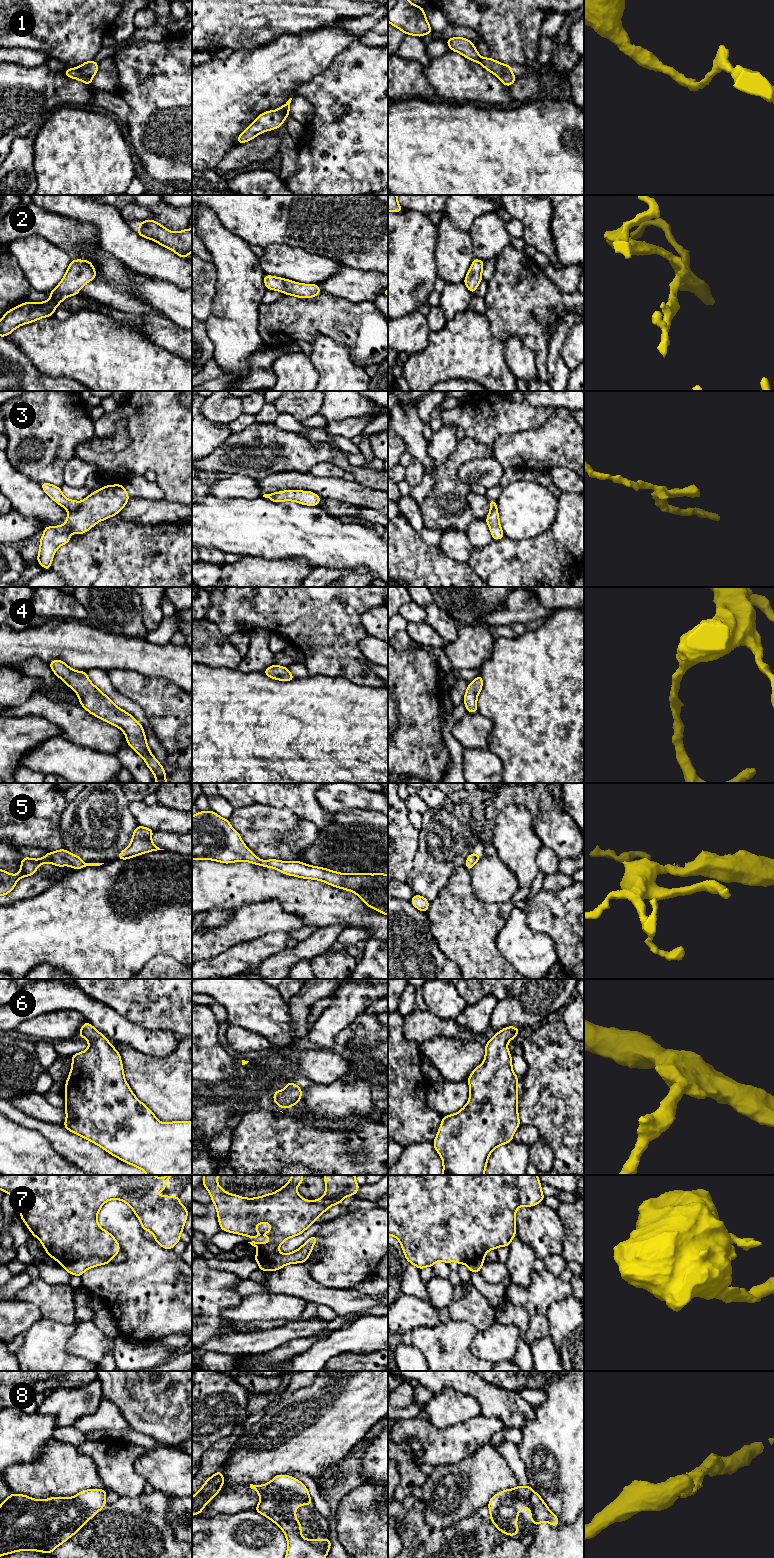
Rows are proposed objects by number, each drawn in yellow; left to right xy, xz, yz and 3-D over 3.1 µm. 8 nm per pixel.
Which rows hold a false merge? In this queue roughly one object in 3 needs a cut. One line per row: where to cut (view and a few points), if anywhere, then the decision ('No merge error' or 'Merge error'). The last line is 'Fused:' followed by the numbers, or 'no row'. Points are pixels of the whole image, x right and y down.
1: Split along xy (78, 67), (84, 75), (91, 78). Merge error
2: No split. No merge error
3: Split along xy (81, 503), (75, 509), (68, 511). Merge error
4: No split. No merge error
5: No split. No merge error
6: No split. No merge error
7: Split along xy (110, 1258), (89, 1257), (68, 1260), (61, 1264). Merge error
8: No split. No merge error
Fused: 1, 3, 7

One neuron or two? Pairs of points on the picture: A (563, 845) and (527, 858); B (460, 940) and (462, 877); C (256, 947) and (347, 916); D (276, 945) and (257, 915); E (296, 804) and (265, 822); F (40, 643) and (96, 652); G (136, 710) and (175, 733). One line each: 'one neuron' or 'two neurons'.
A: two neurons
B: one neuron
C: two neurons
D: two neurons
E: two neurons
F: one neuron
G: two neurons

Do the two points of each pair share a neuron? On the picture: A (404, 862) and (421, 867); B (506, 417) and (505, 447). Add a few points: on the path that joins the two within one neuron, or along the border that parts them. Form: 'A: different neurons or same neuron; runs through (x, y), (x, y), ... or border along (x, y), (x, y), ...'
A: different neurons; border along (418, 841), (413, 869), (406, 882)
B: different neurons; border along (528, 429), (501, 434), (496, 439), (492, 448)

